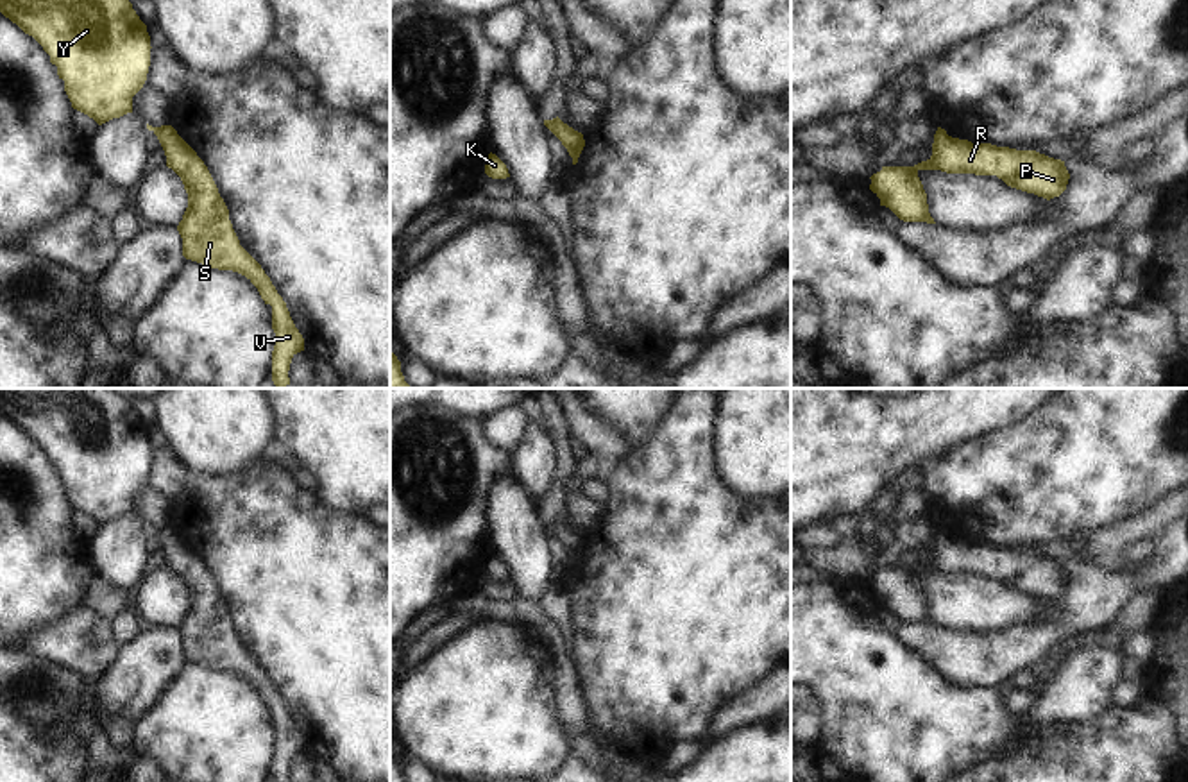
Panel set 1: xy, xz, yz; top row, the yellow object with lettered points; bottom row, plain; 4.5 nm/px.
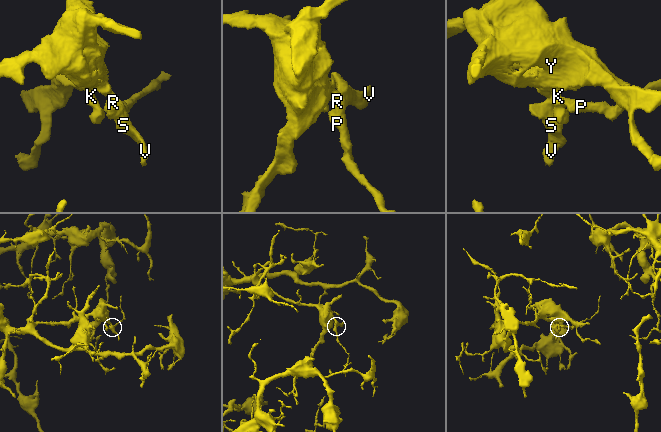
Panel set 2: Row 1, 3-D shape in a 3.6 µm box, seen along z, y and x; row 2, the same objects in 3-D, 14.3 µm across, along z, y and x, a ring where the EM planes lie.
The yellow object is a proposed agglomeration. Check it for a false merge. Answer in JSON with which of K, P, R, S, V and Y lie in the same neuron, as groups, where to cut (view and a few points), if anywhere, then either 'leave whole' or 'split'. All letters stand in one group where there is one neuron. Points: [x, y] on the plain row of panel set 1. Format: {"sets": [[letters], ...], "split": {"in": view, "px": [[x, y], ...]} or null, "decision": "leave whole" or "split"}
{"sets": [["K", "P", "R", "S", "V", "Y"]], "split": null, "decision": "leave whole"}

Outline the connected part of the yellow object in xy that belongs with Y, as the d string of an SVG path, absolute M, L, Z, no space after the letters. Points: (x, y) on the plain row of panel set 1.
M0 388L0 413L32 437L57 467L72 508L98 526L132 514L132 497L143 489L150 467L150 437L127 397L113 388Z

